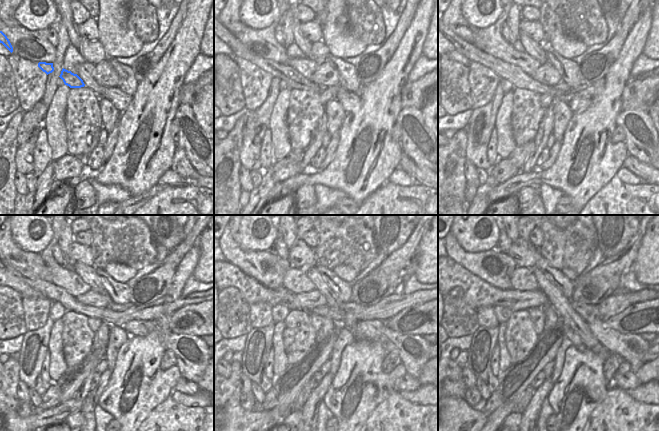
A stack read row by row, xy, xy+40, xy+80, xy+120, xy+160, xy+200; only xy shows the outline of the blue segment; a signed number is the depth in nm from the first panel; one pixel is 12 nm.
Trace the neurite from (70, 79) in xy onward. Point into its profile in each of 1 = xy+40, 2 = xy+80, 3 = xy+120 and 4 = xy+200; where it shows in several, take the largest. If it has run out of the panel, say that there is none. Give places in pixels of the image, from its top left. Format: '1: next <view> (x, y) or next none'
1: next xy+40 (291, 76)
2: next xy+80 (519, 79)
3: next xy+120 (114, 314)
4: next xy+200 (613, 305)

